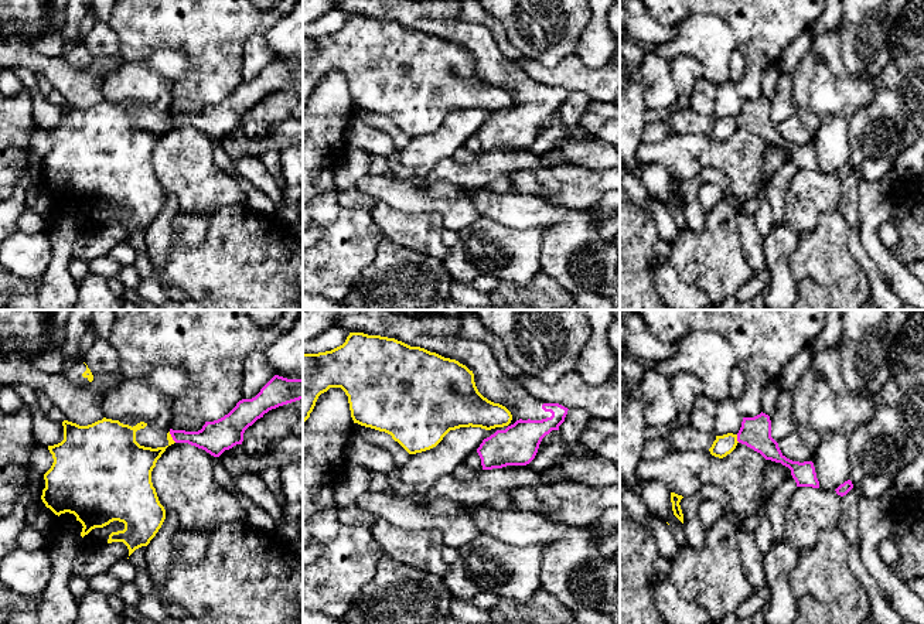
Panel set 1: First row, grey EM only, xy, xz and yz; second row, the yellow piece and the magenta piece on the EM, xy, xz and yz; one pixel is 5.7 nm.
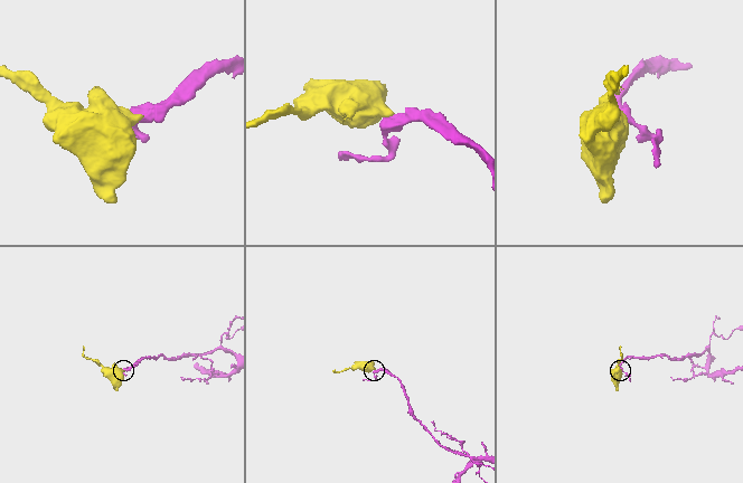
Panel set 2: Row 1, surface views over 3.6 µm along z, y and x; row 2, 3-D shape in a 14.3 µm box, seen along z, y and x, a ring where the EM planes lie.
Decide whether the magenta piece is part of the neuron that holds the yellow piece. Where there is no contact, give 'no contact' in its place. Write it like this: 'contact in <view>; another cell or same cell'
contact in xy; another cell

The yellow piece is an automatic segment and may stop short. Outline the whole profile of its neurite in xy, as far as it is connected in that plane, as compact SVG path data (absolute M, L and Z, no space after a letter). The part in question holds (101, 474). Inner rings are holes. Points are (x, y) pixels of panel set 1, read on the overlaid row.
M103 417L88 426L64 420L64 440L48 446L54 463L44 474L45 488L41 499L55 515L74 514L82 524L83 538L95 528L103 528L113 521L125 524L123 531L112 532L108 543L123 542L129 556L139 548L147 546L166 519L151 483L151 471L166 447L144 447L136 441L136 432L147 423L136 426Z

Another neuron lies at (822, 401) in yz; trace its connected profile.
M839 344L814 352L808 369L791 391L792 420L811 426L818 434L852 434L866 424L880 403L879 395L852 392L841 372Z

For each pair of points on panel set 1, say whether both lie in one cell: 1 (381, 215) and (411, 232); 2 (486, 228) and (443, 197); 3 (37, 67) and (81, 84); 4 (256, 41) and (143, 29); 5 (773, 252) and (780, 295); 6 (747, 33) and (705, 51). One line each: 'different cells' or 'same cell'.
1: same cell
2: different cells
3: same cell
4: different cells
5: same cell
6: different cells

